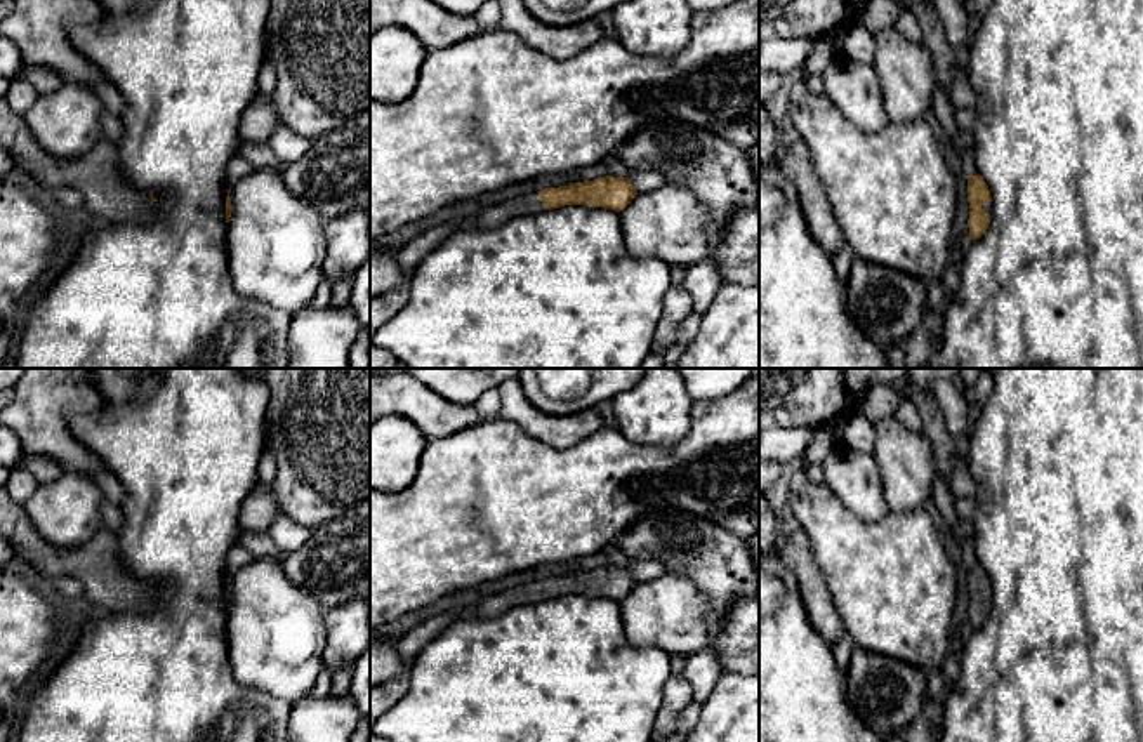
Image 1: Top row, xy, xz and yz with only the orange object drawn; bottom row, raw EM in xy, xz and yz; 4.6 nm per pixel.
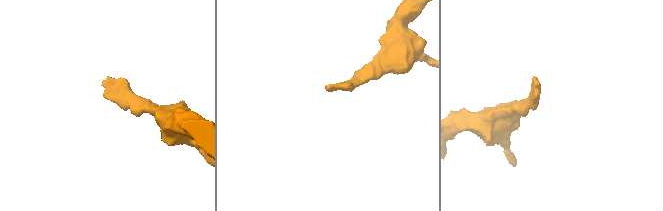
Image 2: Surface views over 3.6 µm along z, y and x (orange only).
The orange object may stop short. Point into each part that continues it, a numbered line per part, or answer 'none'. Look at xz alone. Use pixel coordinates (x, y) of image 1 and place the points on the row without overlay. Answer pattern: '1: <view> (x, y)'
1: xz (492, 605)

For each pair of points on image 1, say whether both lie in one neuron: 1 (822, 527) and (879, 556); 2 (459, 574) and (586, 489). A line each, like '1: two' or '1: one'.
1: one
2: one

